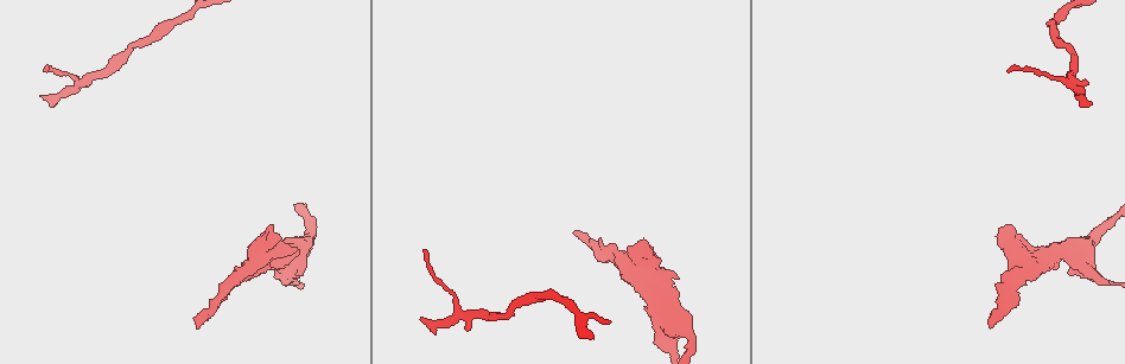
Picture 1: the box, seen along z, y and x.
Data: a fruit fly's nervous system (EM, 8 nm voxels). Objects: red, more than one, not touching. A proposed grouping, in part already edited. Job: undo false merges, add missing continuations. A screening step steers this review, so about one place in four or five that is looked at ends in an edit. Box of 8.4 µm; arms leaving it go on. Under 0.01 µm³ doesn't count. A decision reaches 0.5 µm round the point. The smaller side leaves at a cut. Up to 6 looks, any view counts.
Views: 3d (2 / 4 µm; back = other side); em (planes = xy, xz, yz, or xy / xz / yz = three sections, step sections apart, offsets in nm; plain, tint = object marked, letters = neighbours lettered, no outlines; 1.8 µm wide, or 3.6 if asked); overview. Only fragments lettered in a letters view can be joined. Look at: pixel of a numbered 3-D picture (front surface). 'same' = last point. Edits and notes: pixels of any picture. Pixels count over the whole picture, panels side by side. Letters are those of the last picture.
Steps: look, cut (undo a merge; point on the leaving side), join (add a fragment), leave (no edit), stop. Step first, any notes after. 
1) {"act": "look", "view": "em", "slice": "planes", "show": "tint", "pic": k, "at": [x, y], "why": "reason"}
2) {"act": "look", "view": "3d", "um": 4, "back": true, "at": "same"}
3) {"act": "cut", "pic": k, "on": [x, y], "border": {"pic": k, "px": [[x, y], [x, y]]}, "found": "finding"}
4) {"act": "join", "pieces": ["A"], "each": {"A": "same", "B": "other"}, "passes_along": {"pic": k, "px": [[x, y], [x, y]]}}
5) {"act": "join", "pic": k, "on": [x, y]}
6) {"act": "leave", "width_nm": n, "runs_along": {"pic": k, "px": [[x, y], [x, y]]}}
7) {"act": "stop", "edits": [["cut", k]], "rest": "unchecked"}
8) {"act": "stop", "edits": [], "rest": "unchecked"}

{"act": "look", "view": "3d", "um": 2, "pic": 1, "at": [577, 234], "why": "tapers out"}

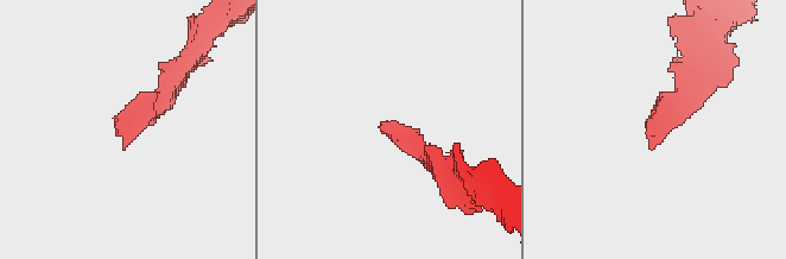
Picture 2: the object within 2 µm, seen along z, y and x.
{"act": "look", "view": "em", "slice": "planes", "show": "letters", "pic": 2, "at": [652, 143]}

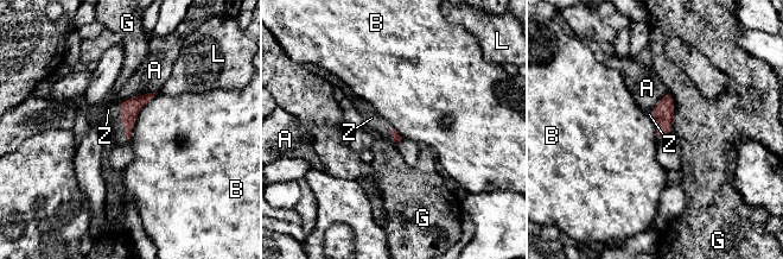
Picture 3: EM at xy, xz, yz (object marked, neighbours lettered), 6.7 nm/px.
{"act": "join", "pieces": ["Z"], "each": {"A": "other", "B": "other", "G": "other", "L": "other", "Z": "same"}, "passes_along": {"pic": 3, "px": [[129, 108], [120, 121], [108, 109]]}, "found": "the neuron continues"}

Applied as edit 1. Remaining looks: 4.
{"act": "look", "view": "em", "slice": "xz", "step": 16, "show": "tint", "pic": 1, "at": [269, 225], "why": "free end"}

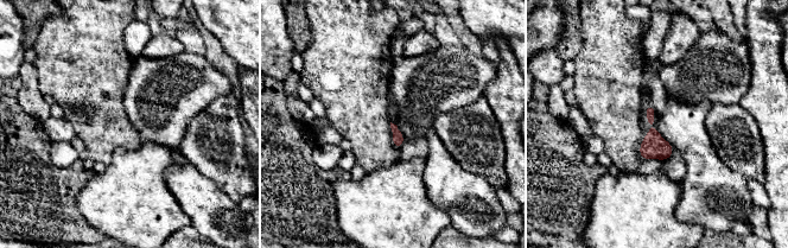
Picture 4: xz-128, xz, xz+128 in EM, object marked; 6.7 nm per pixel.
{"act": "look", "view": "em", "slice": "planes", "show": "letters", "at": "same", "why": "cut it another way"}

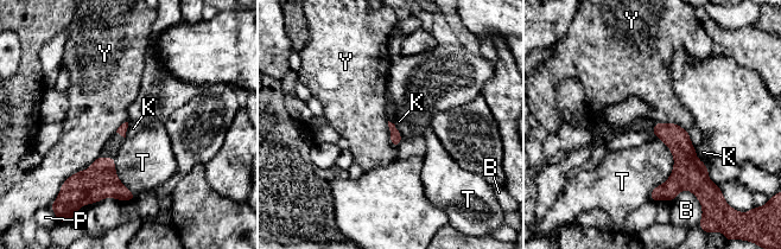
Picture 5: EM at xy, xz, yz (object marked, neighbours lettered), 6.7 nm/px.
{"act": "leave", "each": {"B": "other", "K": "other", "P": "other", "T": "other", "Y": "other"}, "border": {"pic": 5, "px": [[100, 154], [65, 180]]}, "found": "no lettered fragment goes on from it"}

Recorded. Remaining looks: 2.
{"act": "stop", "edits": [["join", 3]], "rest": "unchecked"}

